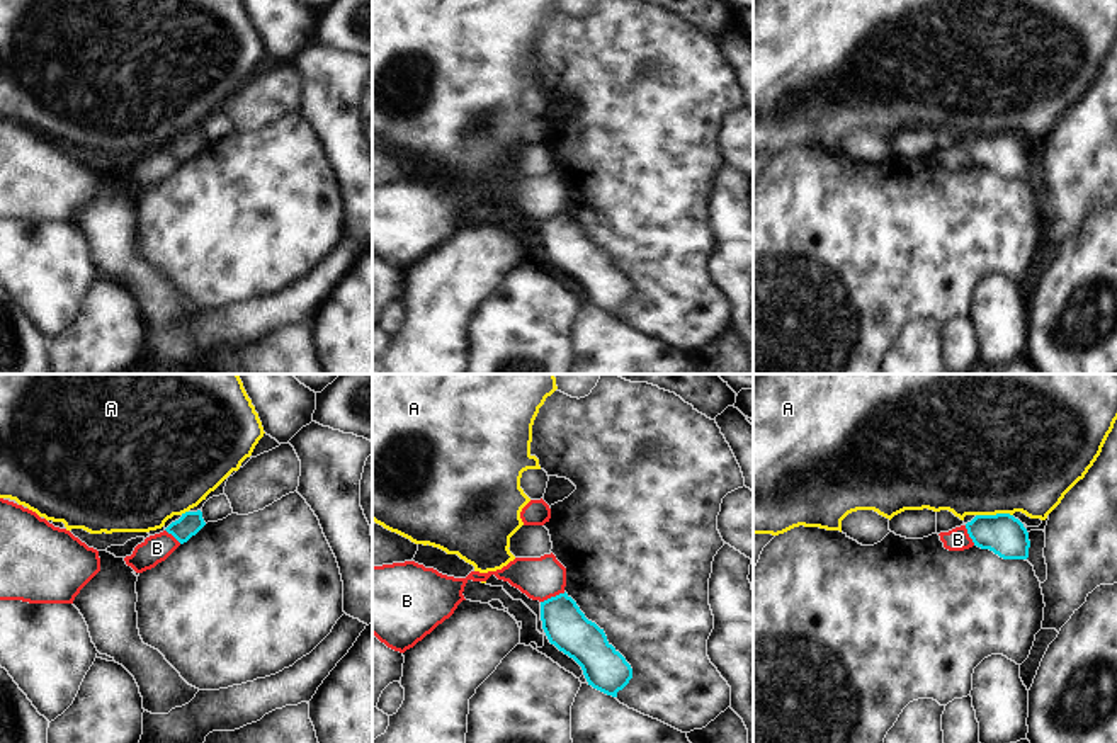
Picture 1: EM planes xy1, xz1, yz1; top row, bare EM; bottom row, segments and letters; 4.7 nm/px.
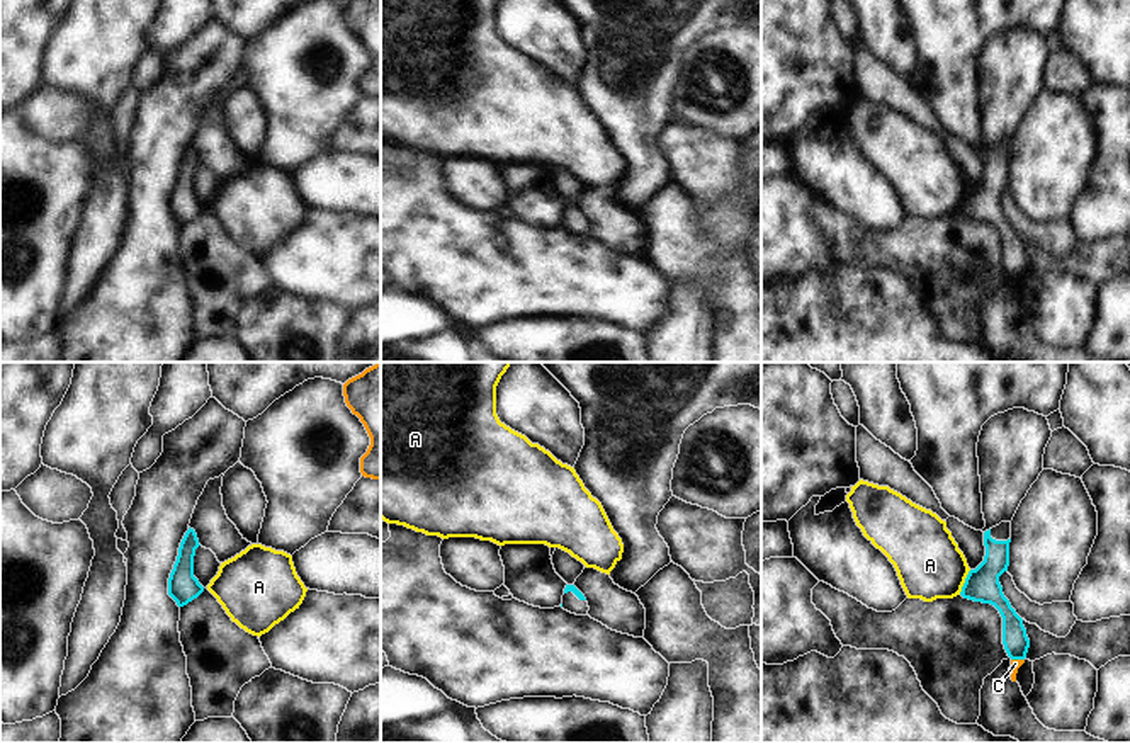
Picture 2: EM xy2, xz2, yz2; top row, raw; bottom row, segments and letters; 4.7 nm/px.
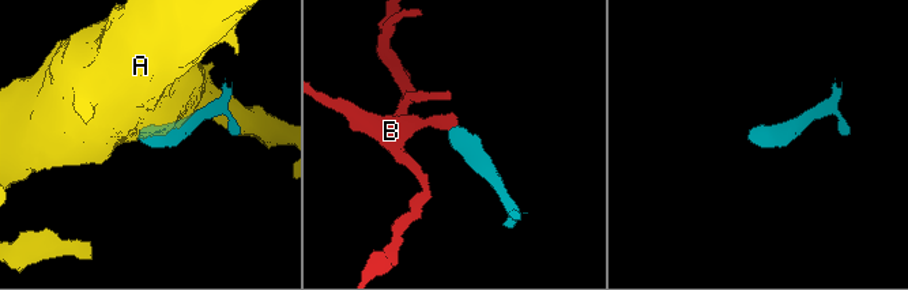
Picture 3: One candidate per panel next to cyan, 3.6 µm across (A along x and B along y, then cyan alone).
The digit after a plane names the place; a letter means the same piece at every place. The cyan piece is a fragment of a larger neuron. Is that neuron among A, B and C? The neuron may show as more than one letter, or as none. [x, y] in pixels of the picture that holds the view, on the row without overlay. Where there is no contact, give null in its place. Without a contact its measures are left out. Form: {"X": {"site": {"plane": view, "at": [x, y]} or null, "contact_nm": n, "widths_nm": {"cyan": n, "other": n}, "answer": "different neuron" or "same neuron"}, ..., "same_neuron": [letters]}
{"A": {"site": {"plane": "yz1", "at": [993, 135]}, "contact_nm": 180, "widths_nm": {"cyan": 200, "other": 480}, "answer": "different neuron"}, "B": {"site": {"plane": "xz1", "at": [553, 216]}, "contact_nm": 130, "widths_nm": {"cyan": 200, "other": 200}, "answer": "different neuron"}, "C": {"site": {"plane": "yz2", "at": [1018, 277]}, "contact_nm": 60, "widths_nm": {"cyan": 120, "other": 50}, "answer": "different neuron"}, "same_neuron": []}

